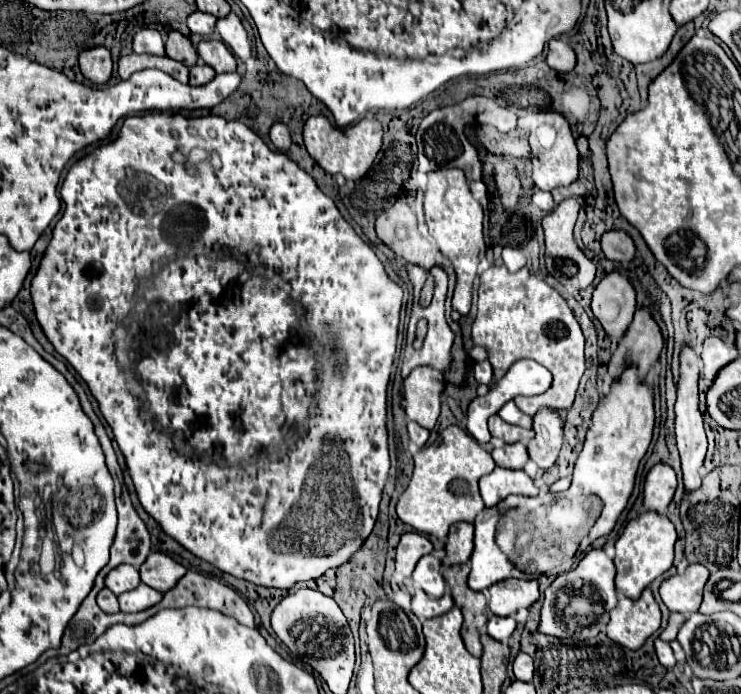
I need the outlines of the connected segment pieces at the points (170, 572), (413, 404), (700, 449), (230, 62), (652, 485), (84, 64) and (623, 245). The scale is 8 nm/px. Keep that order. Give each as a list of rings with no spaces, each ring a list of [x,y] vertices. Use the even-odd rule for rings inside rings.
[[[151,553],[141,565],[141,581],[159,593],[167,593],[185,575],[185,567],[163,553]]]
[[[429,367],[415,369],[405,381],[407,419],[431,431],[437,425],[437,417],[441,413],[443,387],[445,379],[439,375],[439,371]]]
[[[685,347],[681,353],[681,379],[677,383],[677,403],[675,403],[675,433],[677,433],[677,449],[681,455],[681,471],[683,471],[683,485],[685,493],[695,491],[701,485],[701,473],[703,473],[703,459],[707,453],[707,437],[703,429],[703,417],[697,409],[697,377],[701,373],[699,367],[699,355]]]
[[[203,39],[197,45],[197,53],[217,73],[231,73],[231,71],[235,71],[235,57],[233,57],[233,53],[225,47],[225,43],[221,43],[217,39]]]
[[[657,463],[649,469],[643,487],[643,505],[657,513],[665,513],[677,487],[677,477],[671,465]]]
[[[93,47],[93,49],[85,49],[79,55],[79,65],[81,65],[81,73],[97,83],[103,85],[109,81],[111,71],[113,71],[113,59],[111,59],[111,51],[107,47]]]
[[[611,229],[601,237],[601,249],[607,259],[627,265],[635,257],[635,245],[631,237],[621,229]]]

